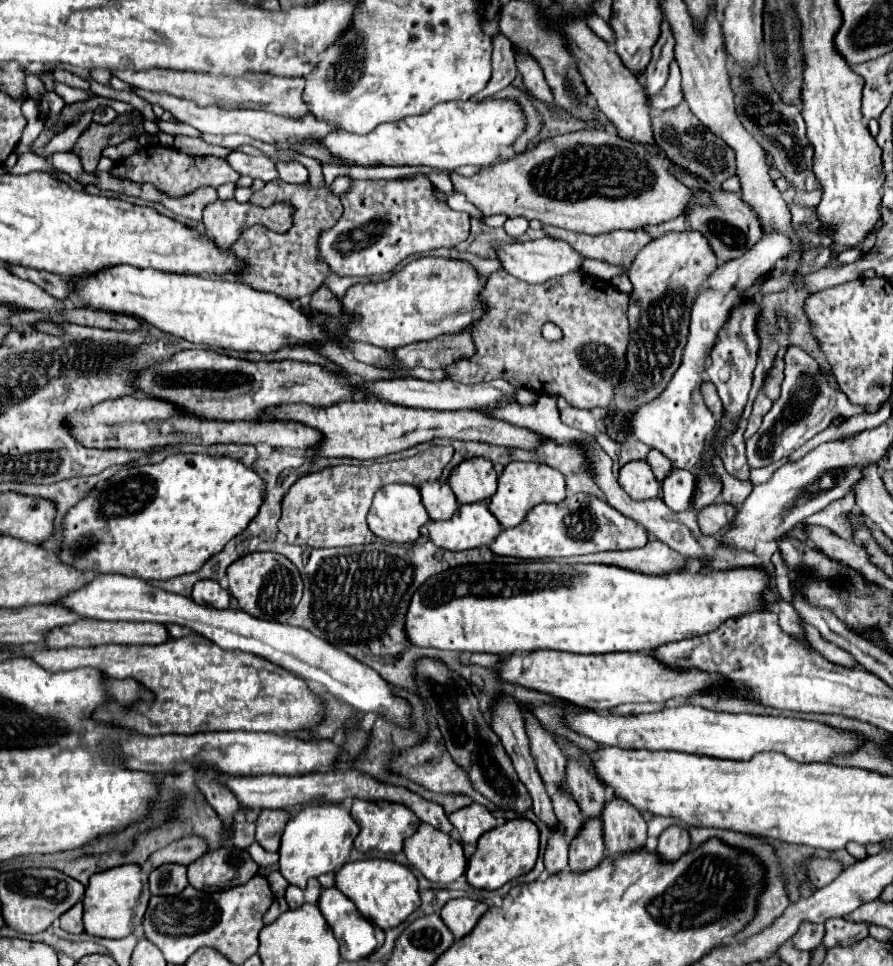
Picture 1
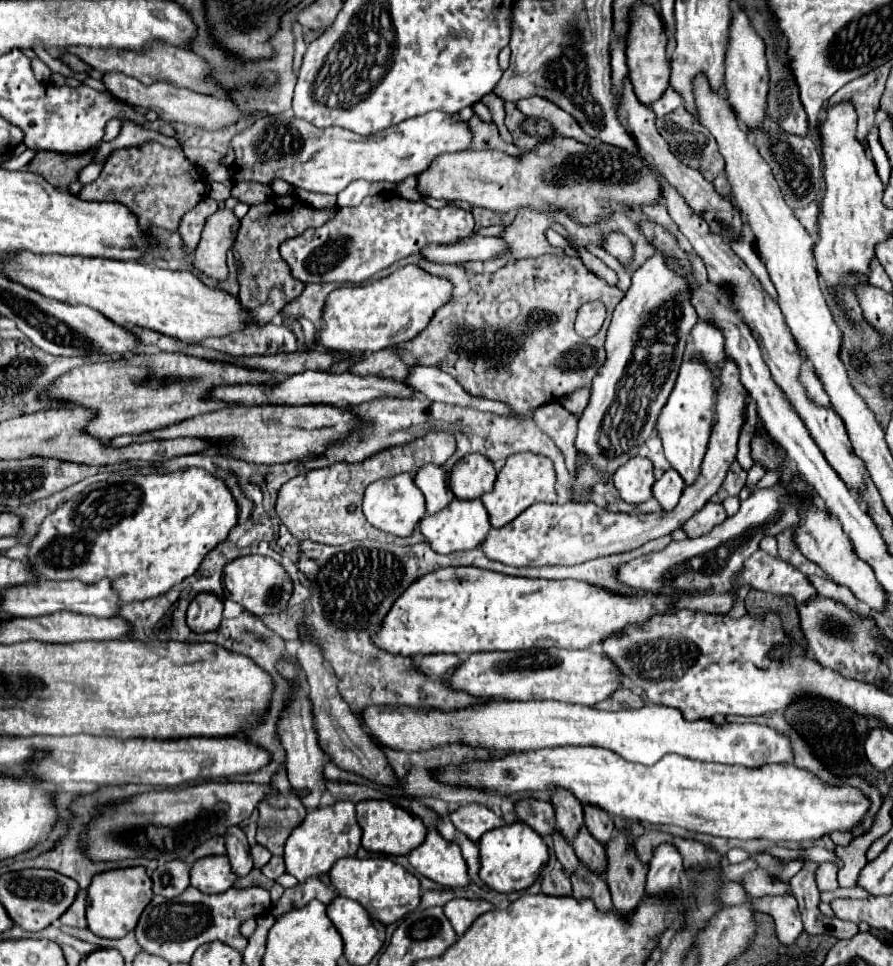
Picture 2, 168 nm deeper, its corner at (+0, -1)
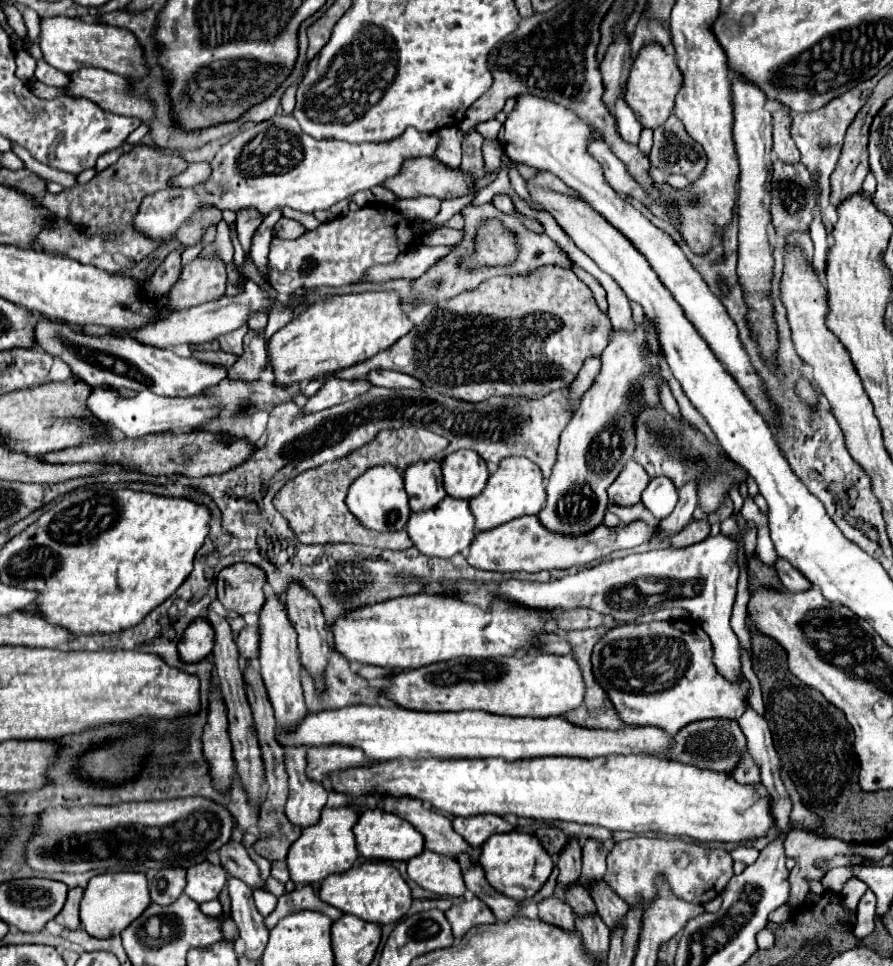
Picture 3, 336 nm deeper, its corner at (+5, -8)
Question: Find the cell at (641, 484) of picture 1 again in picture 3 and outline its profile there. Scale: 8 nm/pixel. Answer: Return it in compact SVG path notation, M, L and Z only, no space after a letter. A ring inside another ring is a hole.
M630 460L620 476L608 486L608 496L610 496L610 502L616 504L616 506L636 506L640 504L640 496L642 496L642 490L646 488L646 484L650 482L648 474L644 472L644 468Z

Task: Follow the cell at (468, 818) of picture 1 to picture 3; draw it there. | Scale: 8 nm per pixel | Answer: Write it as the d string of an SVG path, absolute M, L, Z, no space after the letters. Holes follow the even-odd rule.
M480 814L468 818L454 818L454 830L464 836L464 840L472 848L480 848L492 834L512 832L516 826L502 816L494 814Z

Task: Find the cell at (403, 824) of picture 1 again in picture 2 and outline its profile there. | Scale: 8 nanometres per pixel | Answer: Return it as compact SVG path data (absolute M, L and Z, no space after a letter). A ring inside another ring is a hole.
M365 799L357 803L357 821L363 829L363 839L361 845L367 851L375 853L389 853L389 855L405 855L417 845L423 843L427 835L425 823L413 815L411 811L405 811L403 807L397 807L389 803L387 799Z

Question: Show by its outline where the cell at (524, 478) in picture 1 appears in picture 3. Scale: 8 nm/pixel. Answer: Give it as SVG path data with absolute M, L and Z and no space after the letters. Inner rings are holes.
M504 458L498 470L488 478L488 484L480 496L470 500L470 510L476 518L476 530L490 530L508 520L538 514L546 502L546 490L542 484L542 472L528 458Z

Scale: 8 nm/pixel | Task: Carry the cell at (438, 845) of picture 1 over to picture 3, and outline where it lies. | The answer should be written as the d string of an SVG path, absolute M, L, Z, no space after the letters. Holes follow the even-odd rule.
M424 850L420 856L408 860L408 876L424 890L438 896L464 896L466 892L460 864L432 850Z

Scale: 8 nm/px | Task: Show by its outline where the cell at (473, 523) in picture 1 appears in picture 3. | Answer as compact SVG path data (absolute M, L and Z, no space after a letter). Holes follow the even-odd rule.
M446 496L440 500L440 504L428 512L412 512L410 520L406 524L408 538L412 544L426 556L438 556L438 558L450 558L462 550L466 550L476 534L474 528L474 516L470 512L468 500L456 500L452 496Z

